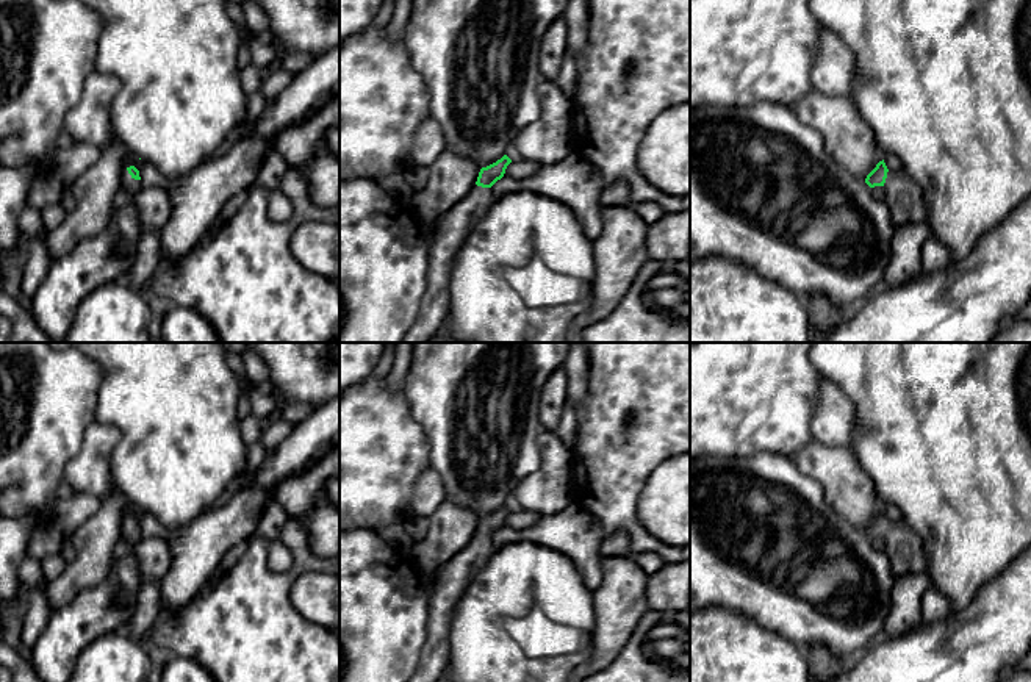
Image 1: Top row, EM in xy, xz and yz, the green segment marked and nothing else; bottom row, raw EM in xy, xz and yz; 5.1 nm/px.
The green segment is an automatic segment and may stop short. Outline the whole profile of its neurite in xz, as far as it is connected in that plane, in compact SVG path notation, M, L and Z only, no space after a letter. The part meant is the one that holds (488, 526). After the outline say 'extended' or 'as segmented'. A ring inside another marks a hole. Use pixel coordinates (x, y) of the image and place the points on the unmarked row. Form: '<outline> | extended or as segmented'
M504 505L496 513L482 518L476 537L435 571L435 580L429 590L426 643L418 668L408 682L443 680L449 659L447 637L452 612L463 591L499 549L491 537L504 527L510 513L512 510Z | extended

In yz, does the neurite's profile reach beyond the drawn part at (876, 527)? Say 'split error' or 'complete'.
split error

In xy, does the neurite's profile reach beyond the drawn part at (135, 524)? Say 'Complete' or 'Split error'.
Split error

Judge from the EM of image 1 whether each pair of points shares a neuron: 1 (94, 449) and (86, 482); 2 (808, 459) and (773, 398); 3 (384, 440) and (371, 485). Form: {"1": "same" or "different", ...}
{"1": "same", "2": "different", "3": "same"}

